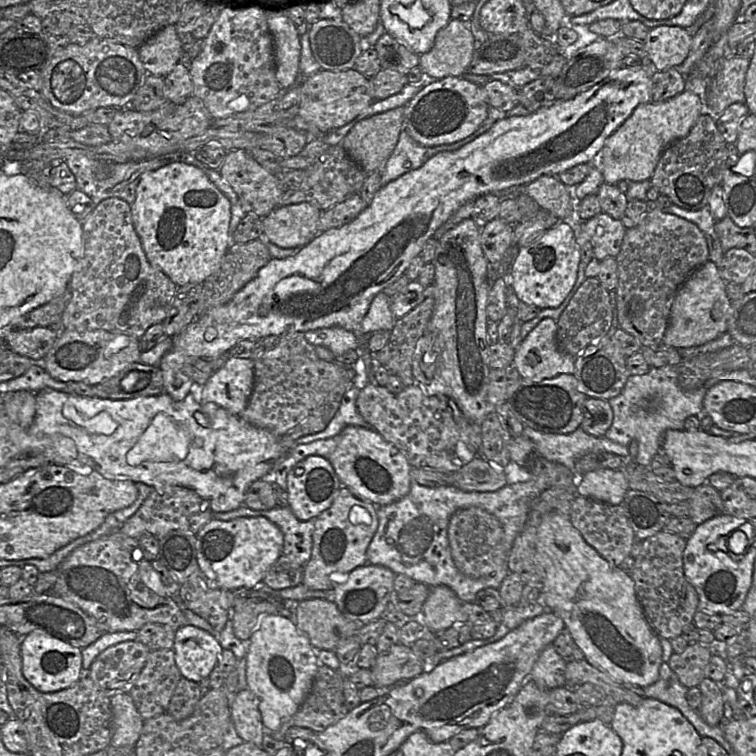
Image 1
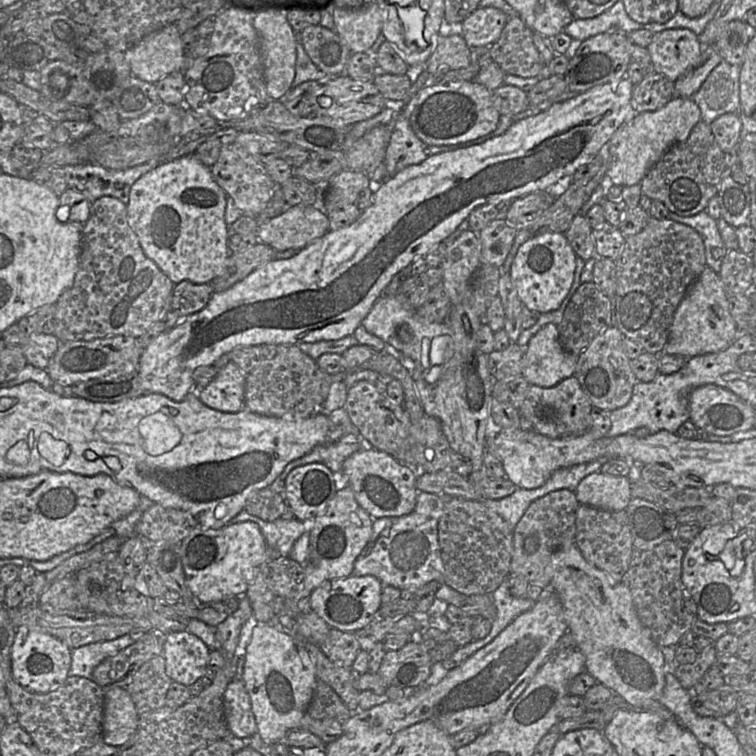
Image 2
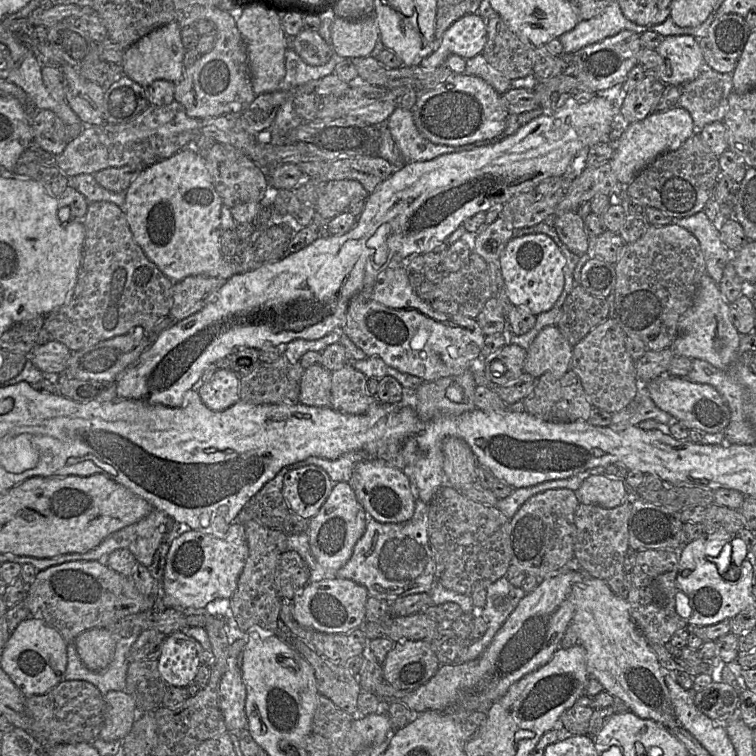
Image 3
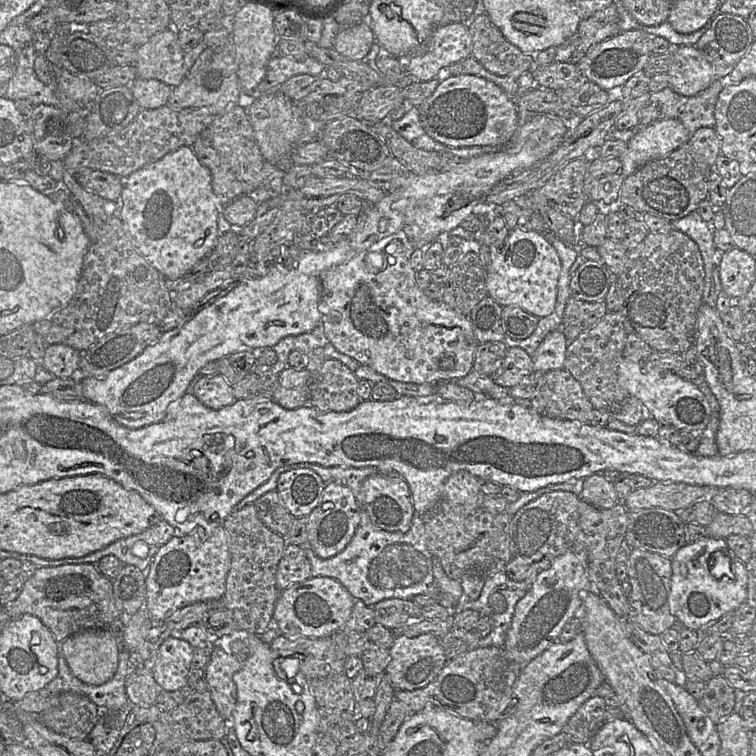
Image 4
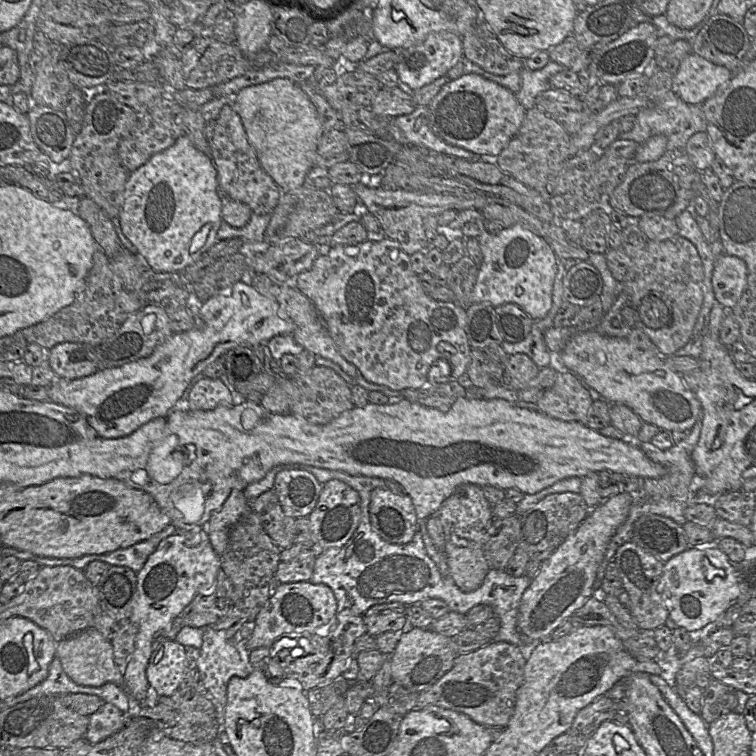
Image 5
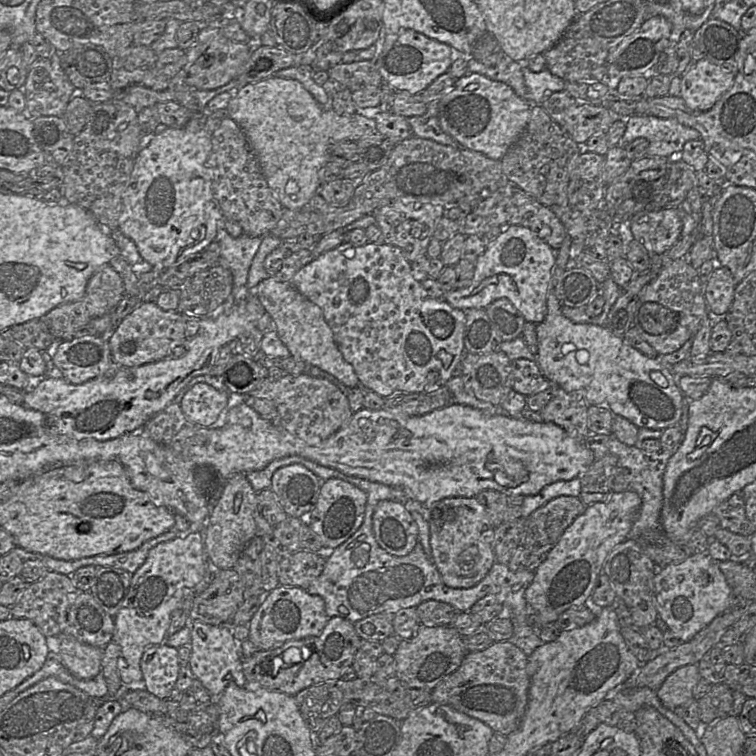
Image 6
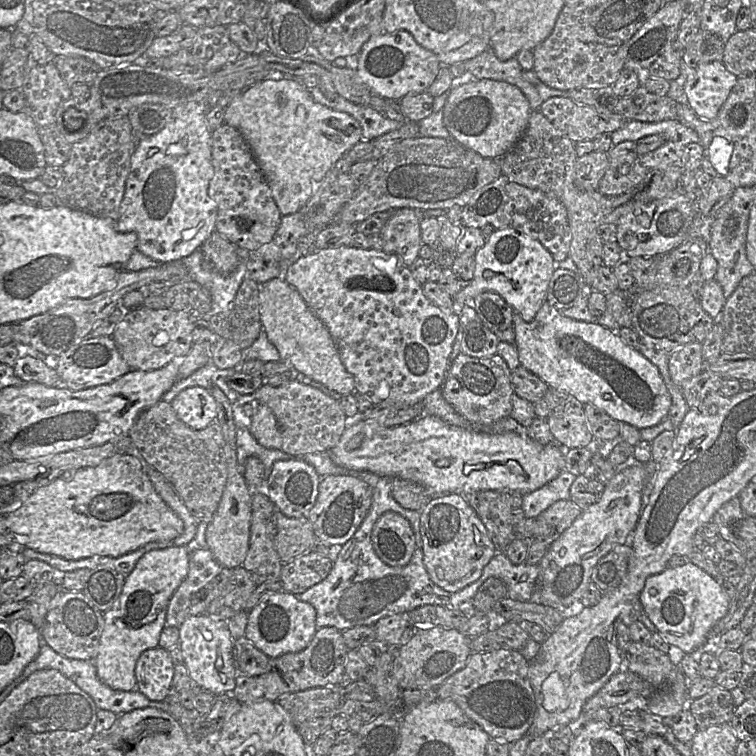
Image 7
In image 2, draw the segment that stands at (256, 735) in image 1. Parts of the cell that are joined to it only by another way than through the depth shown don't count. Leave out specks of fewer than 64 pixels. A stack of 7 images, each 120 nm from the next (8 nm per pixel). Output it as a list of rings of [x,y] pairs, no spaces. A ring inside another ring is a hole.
[[[242,680],[229,682],[223,697],[224,715],[229,732],[241,739],[248,739],[257,732],[250,696]]]

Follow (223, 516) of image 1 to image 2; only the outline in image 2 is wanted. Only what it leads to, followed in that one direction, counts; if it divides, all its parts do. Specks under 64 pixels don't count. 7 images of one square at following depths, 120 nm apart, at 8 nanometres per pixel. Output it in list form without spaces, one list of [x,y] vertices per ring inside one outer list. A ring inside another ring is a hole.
[[[244,509],[234,516],[228,524],[241,521],[255,522],[261,529],[267,546],[281,556],[289,556],[295,541],[306,532],[304,523],[297,518],[285,520],[279,517],[274,521],[264,521]]]

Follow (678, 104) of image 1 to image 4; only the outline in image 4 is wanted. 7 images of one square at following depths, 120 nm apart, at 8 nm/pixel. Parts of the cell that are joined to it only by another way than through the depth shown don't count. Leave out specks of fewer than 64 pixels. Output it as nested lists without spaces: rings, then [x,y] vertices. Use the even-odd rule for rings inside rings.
[[[658,119],[641,128],[628,142],[622,162],[624,178],[649,161],[663,158],[682,144],[690,135],[677,119]]]

